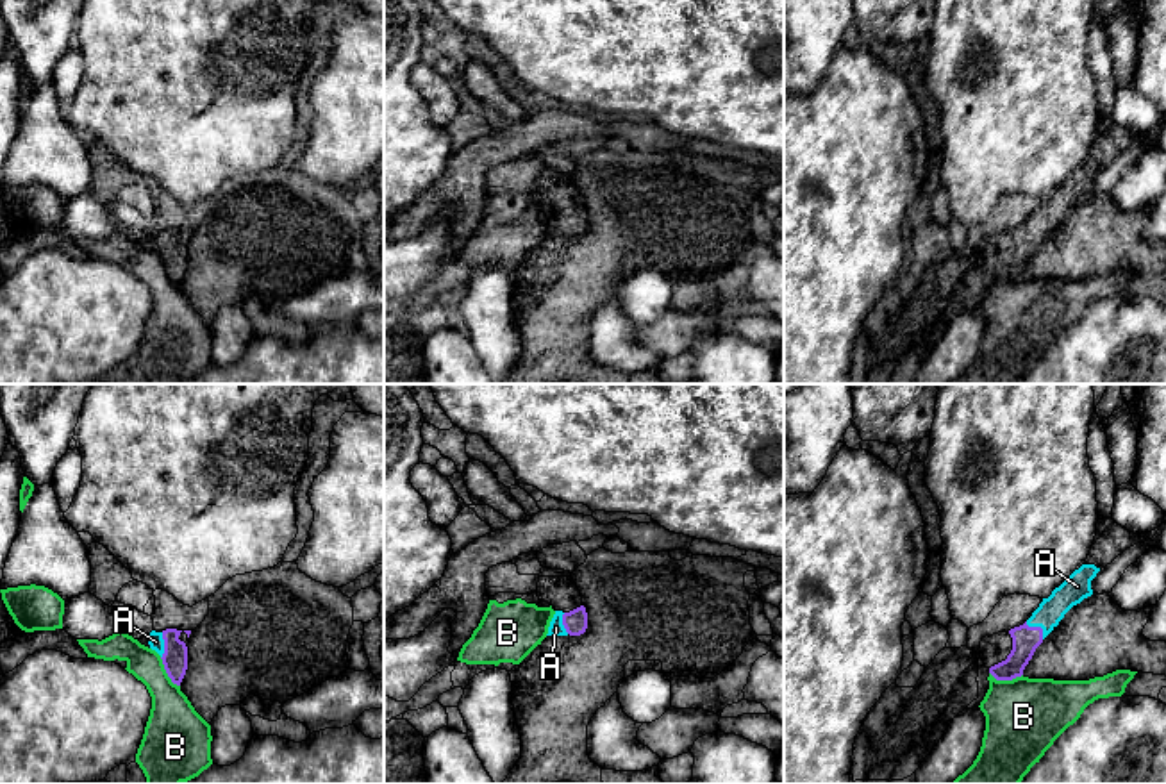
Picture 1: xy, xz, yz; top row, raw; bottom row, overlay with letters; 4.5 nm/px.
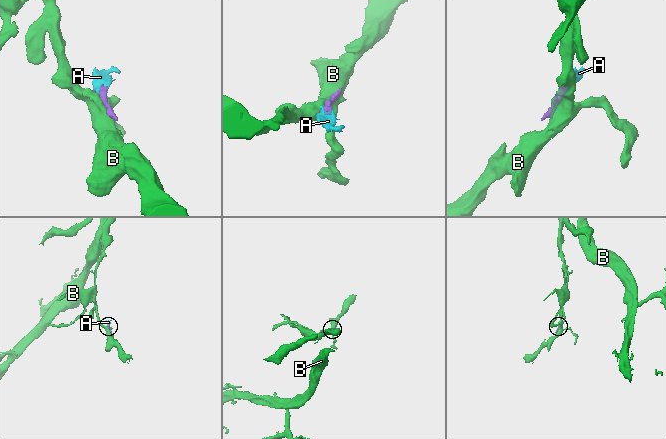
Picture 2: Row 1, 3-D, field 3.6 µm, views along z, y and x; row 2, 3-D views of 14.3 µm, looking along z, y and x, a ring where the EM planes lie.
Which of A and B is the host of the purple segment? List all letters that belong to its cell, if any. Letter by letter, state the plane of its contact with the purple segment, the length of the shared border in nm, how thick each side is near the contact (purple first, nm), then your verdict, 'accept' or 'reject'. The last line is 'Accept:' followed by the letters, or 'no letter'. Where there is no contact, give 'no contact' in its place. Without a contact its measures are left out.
A: yz | 120 nm | 120/120 nm | accept
B: yz | 150 nm | 120/360 nm | reject
Accept: A

